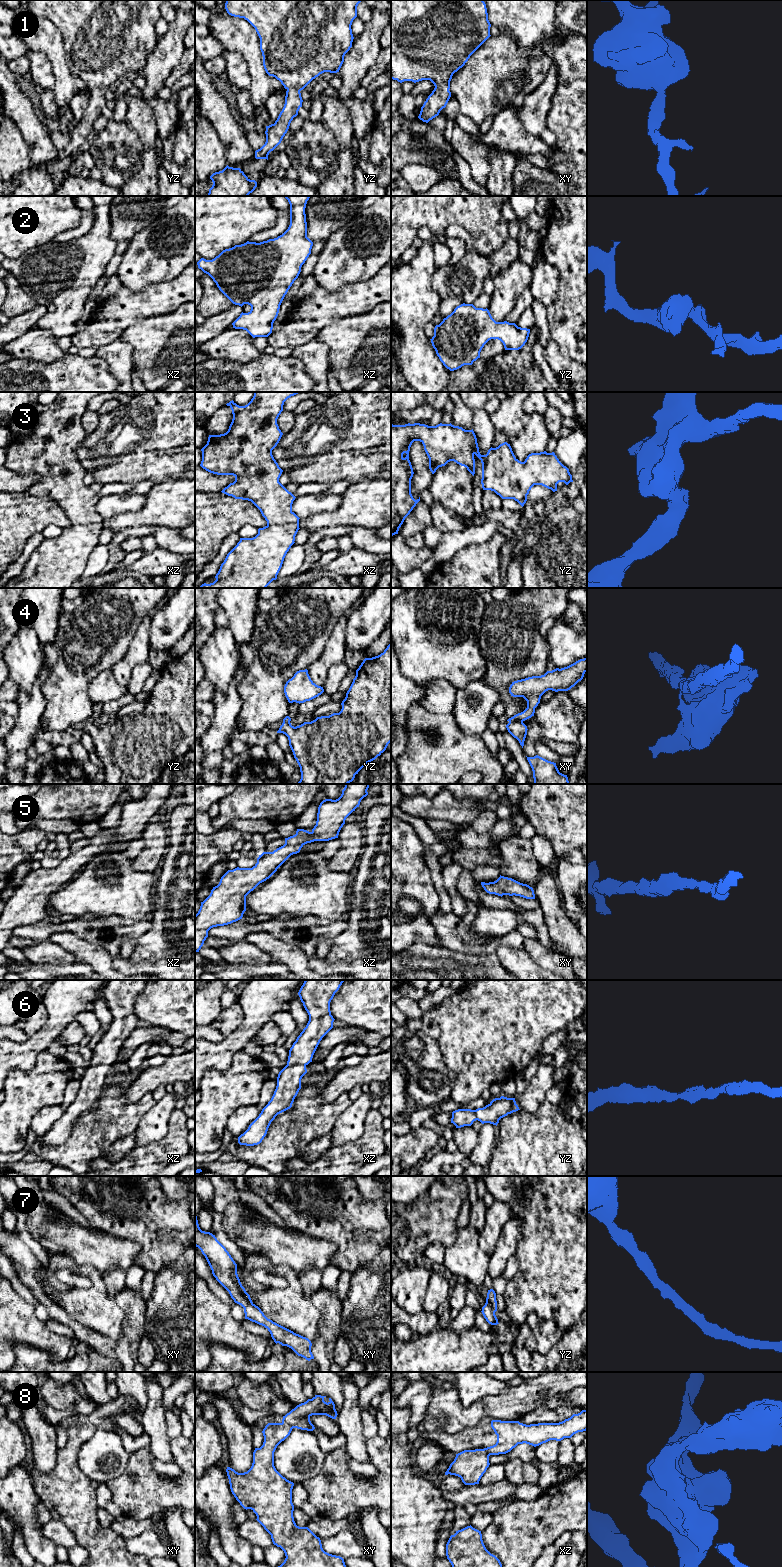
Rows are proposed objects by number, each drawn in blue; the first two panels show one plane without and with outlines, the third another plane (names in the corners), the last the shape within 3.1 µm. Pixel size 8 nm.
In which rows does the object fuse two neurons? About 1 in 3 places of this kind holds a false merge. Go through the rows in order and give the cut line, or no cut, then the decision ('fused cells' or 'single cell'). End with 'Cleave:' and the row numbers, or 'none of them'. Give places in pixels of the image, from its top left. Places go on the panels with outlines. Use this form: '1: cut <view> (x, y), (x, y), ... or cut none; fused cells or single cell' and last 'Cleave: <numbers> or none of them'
1: cut none; single cell
2: cut none; single cell
3: cut none; single cell
4: cut xy (522, 721), (509, 722); fused cells
5: cut none; single cell
6: cut none; single cell
7: cut none; single cell
8: cut xy (282, 1422), (292, 1428); fused cells
Cleave: 4, 8

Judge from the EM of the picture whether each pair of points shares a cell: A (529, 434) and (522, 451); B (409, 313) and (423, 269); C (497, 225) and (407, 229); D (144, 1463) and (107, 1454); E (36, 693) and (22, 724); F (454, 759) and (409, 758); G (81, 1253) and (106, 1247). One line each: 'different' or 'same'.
A: same
B: same
C: same
D: different
E: same
F: same
G: same

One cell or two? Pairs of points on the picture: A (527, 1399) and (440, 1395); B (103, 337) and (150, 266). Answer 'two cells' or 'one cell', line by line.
A: one cell
B: two cells

